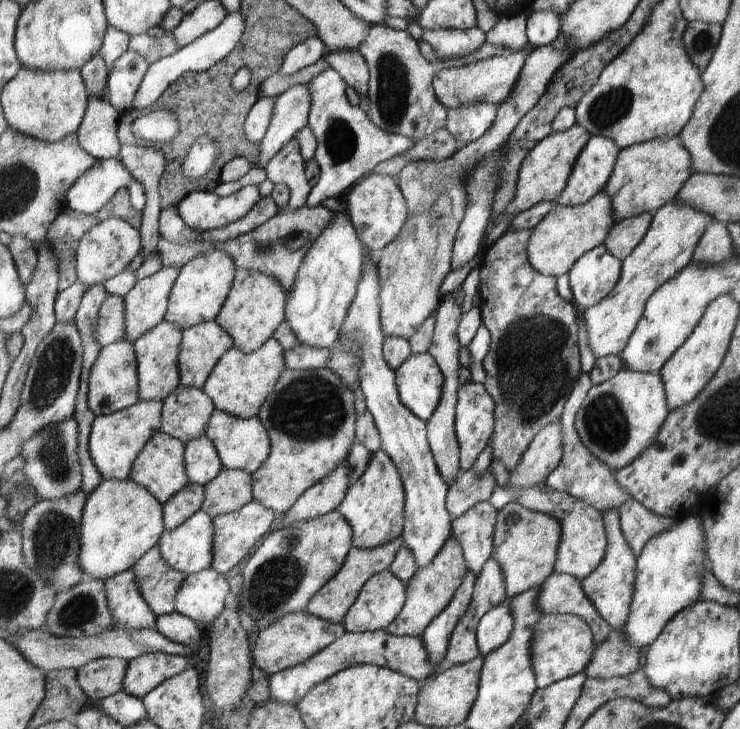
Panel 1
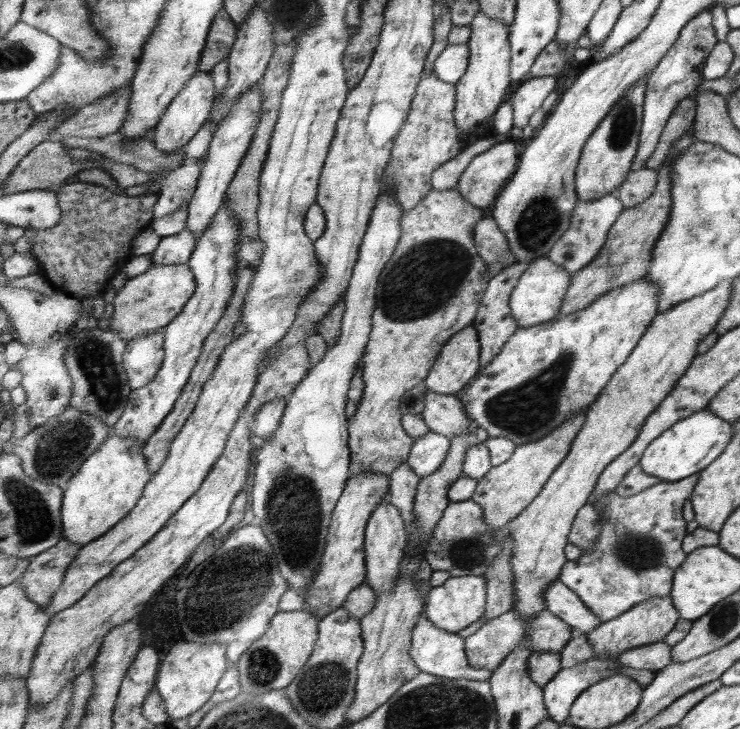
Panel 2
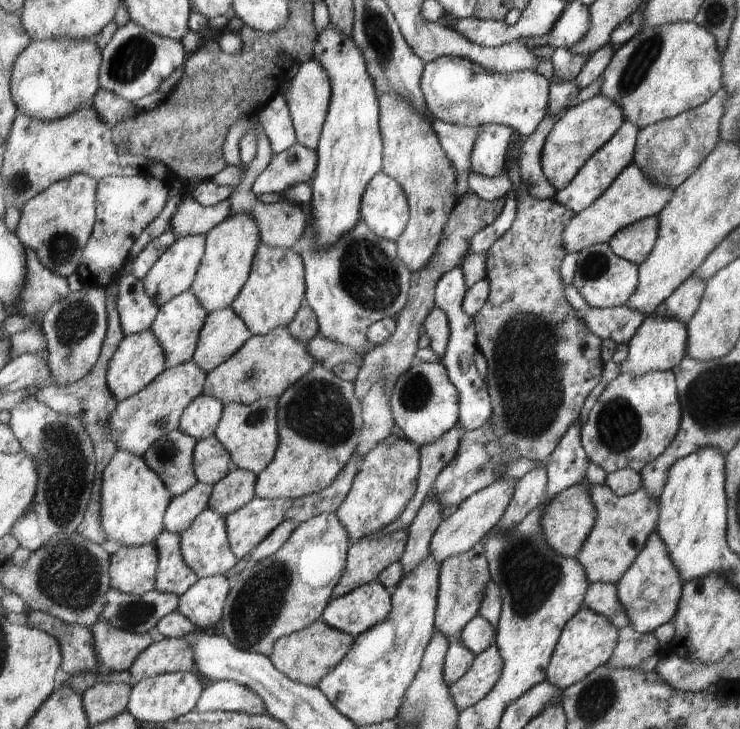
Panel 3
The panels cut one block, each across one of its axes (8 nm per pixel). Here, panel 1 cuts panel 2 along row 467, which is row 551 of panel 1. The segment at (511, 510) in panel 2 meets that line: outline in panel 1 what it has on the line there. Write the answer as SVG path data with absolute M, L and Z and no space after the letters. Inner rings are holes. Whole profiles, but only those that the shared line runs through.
M517 502L510 503L504 511L498 512L492 556L496 556L505 572L508 601L531 588L546 584L556 572L561 540L562 525L556 517L534 512Z

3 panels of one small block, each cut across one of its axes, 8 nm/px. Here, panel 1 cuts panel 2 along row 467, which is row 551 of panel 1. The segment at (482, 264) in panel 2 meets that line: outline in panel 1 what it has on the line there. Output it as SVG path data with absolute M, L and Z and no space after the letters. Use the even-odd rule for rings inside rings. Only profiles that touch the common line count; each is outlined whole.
M402 534L400 538L391 540L388 544L379 546L378 548L353 548L339 575L328 584L325 584L325 587L311 600L309 607L306 609L307 612L325 621L343 624L345 616L349 613L353 604L356 604L357 598L360 596L365 584L369 583L369 580L372 580L373 576L392 568L399 550L404 544Z

